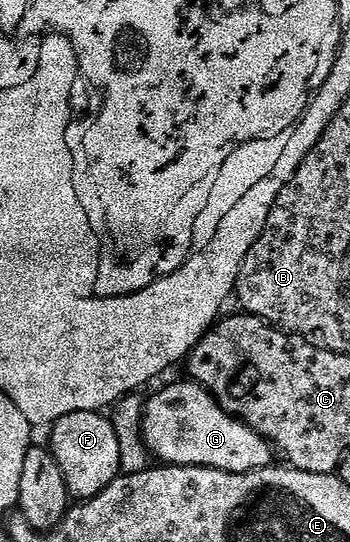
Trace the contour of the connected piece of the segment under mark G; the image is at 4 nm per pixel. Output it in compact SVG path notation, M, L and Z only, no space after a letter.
M191 379L170 387L167 427L163 427L161 416L147 413L143 416L141 434L150 456L166 466L215 468L218 471L244 475L263 470L275 458L266 439L261 438L234 415L228 414L205 388Z

